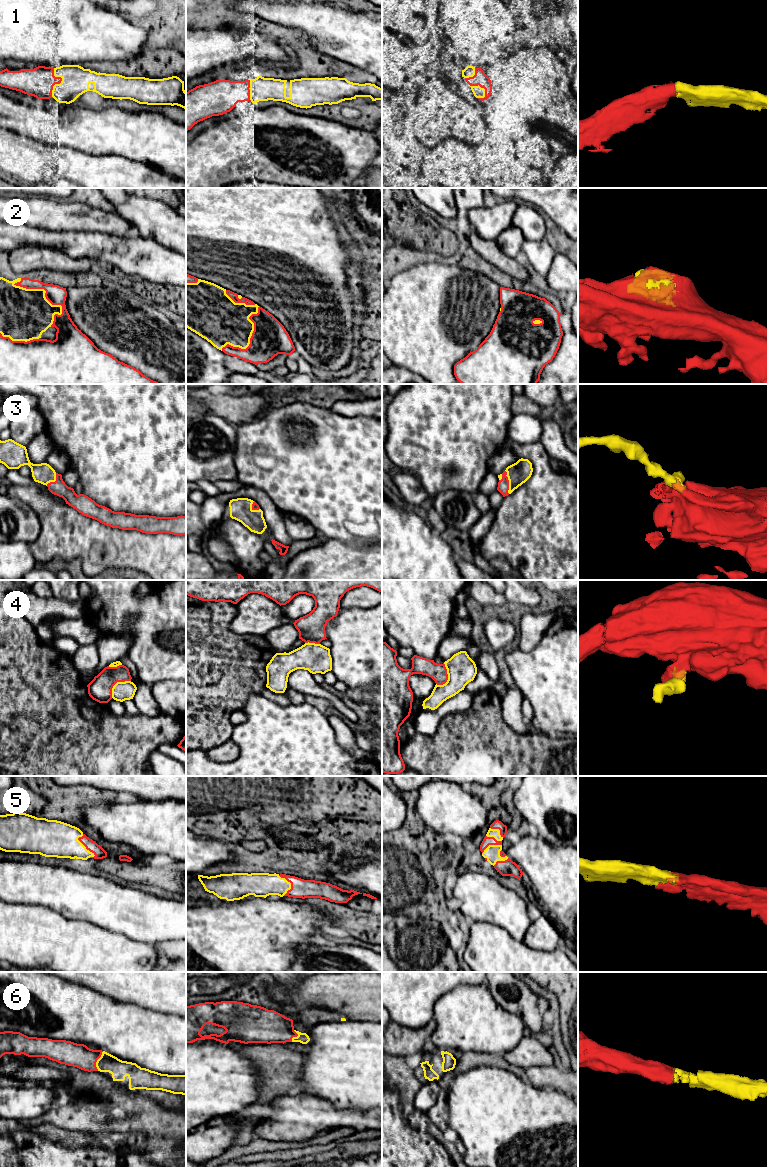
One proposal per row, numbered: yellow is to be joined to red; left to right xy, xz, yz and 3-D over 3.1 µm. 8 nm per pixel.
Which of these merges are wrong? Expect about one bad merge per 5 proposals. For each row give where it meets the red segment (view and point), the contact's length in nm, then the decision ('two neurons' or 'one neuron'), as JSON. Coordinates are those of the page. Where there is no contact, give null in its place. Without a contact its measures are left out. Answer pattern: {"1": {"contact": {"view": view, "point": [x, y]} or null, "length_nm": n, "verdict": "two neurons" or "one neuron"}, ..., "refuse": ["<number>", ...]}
{"1": {"contact": {"view": "xy", "point": [60, 82]}, "length_nm": 240, "verdict": "one neuron"}, "2": {"contact": {"view": "xy", "point": [44, 289]}, "length_nm": 460, "verdict": "one neuron"}, "3": {"contact": {"view": "yz", "point": [508, 482]}, "length_nm": 190, "verdict": "one neuron"}, "4": {"contact": {"view": "xy", "point": [116, 682]}, "length_nm": 220, "verdict": "two neurons"}, "5": {"contact": {"view": "xy", "point": [84, 845]}, "length_nm": 220, "verdict": "one neuron"}, "6": {"contact": {"view": "xy", "point": [96, 1061]}, "length_nm": 170, "verdict": "one neuron"}, "refuse": ["4"]}

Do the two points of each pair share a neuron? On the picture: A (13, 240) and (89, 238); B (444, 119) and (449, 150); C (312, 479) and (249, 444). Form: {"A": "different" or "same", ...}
{"A": "same", "B": "different", "C": "same"}

